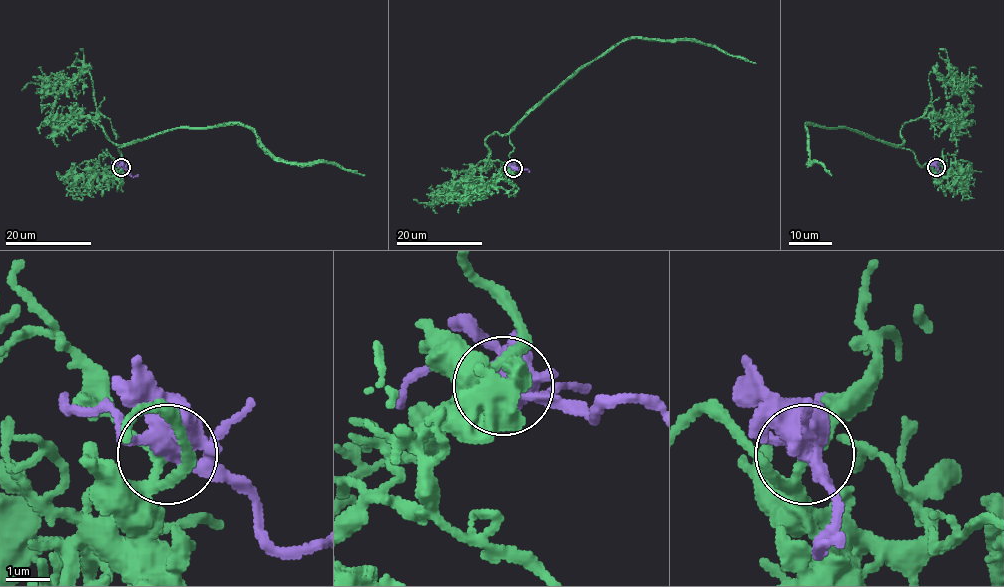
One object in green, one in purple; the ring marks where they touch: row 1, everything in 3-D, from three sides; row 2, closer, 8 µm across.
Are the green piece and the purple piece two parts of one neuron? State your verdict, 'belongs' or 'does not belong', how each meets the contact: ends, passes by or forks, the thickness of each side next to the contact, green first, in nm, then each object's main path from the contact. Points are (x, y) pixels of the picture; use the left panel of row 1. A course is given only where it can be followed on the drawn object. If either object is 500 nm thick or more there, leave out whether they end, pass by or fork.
belongs; green forks; purple forks; calibres 180 and 440 nm; course green (121, 168), (119, 147), (174, 128), (231, 124), (247, 126), (267, 150), (287, 161), (332, 162), (364, 175); course purple (121, 167), (133, 177), (138, 174)

